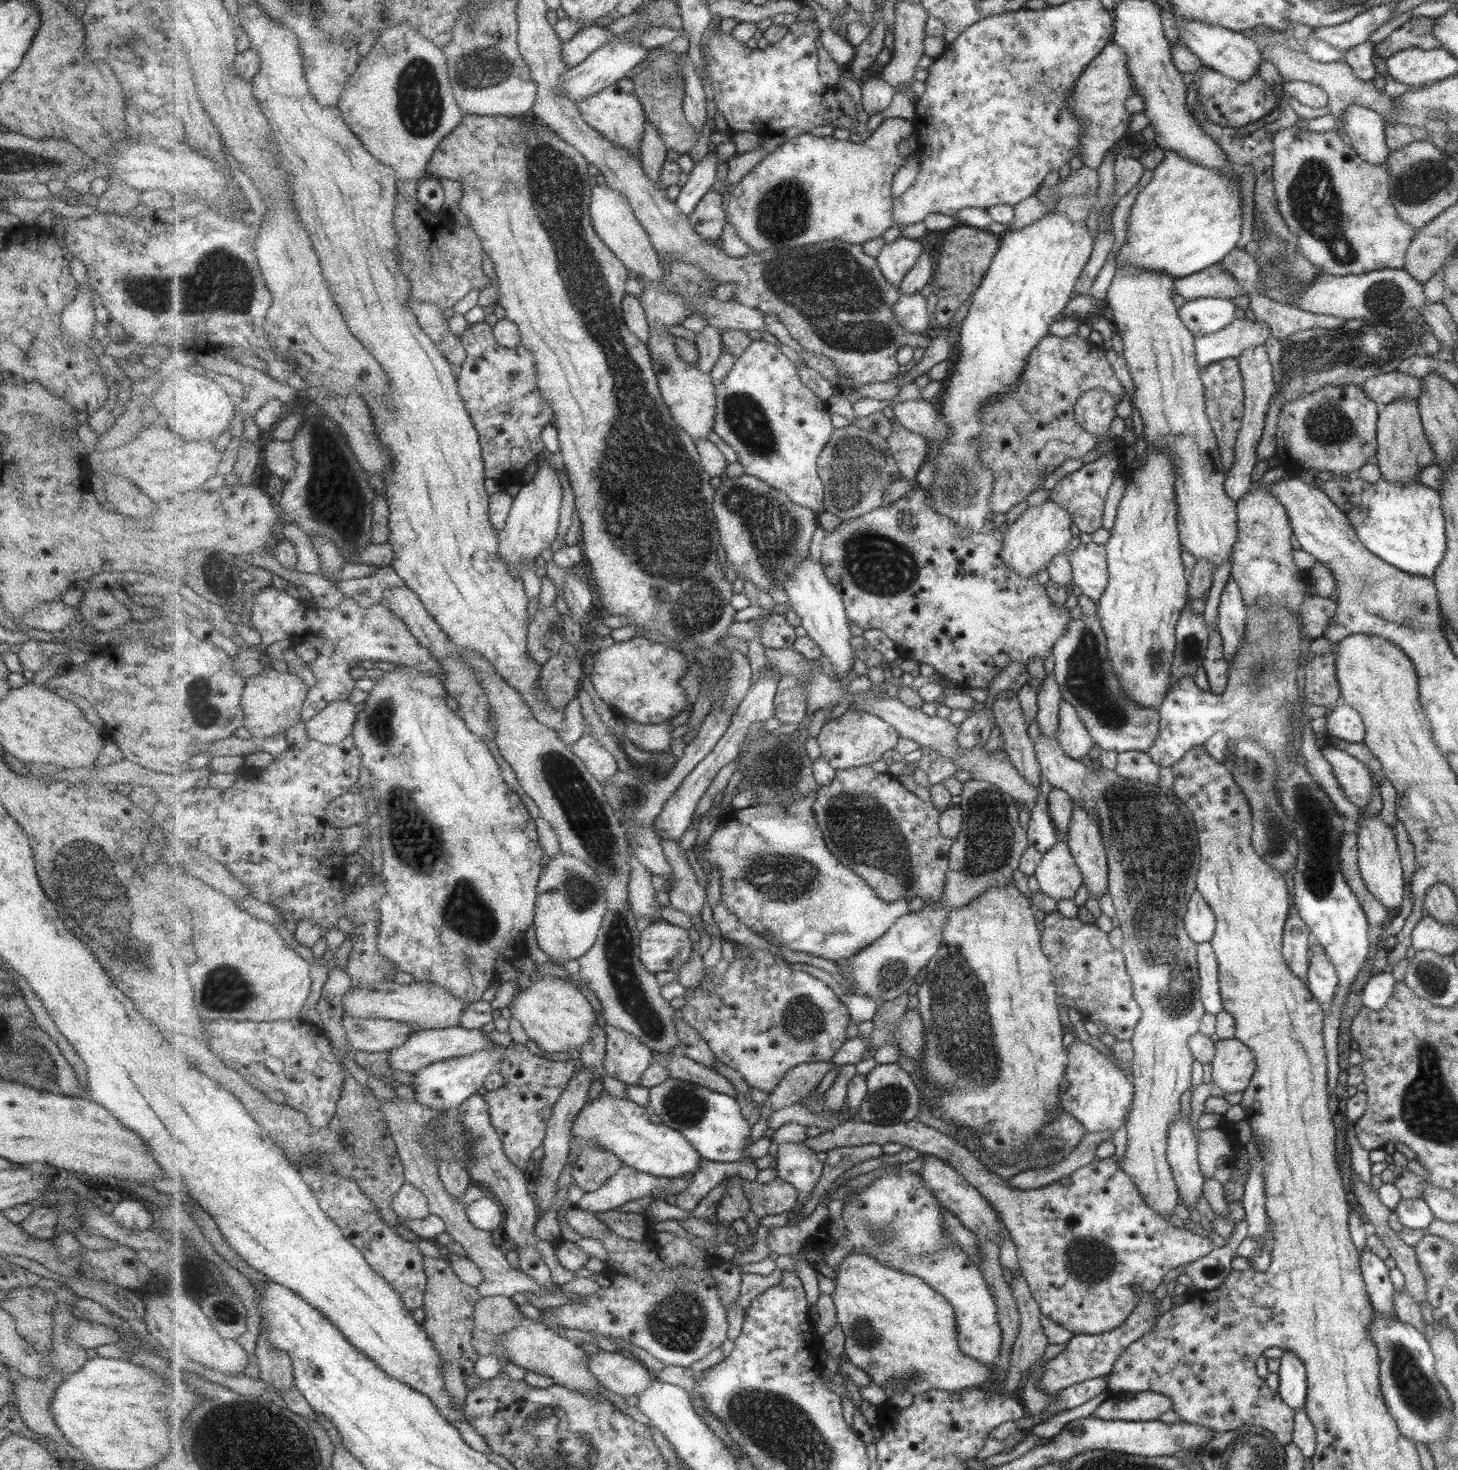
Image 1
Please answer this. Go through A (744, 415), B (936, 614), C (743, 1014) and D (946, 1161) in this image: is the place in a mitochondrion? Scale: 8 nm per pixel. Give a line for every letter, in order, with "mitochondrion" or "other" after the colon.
A: mitochondrion
B: other
C: other
D: other

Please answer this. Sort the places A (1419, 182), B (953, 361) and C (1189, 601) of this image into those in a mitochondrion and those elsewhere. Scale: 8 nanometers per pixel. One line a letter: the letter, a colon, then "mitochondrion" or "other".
A: mitochondrion
B: other
C: other

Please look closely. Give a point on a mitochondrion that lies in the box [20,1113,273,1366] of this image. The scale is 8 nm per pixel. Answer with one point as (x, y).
(225, 1312)

